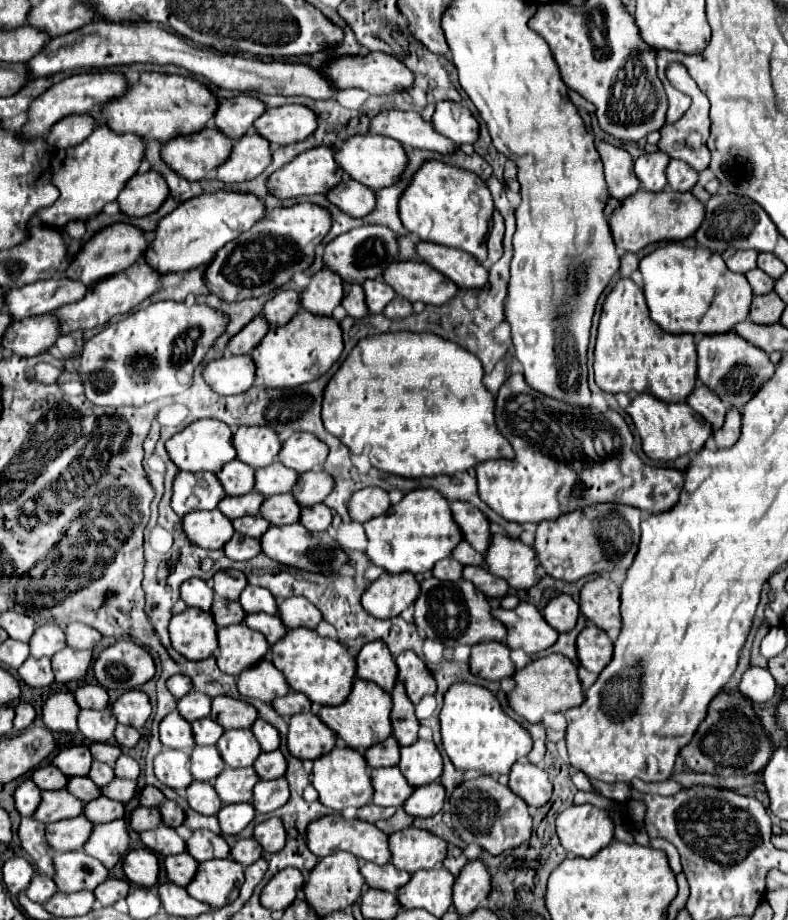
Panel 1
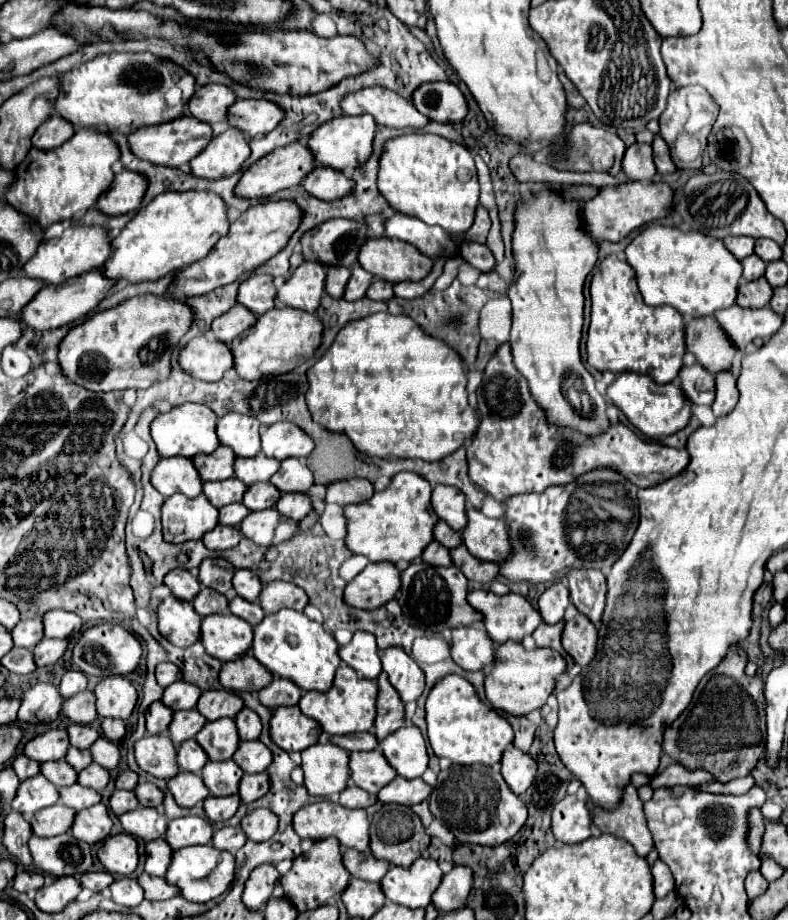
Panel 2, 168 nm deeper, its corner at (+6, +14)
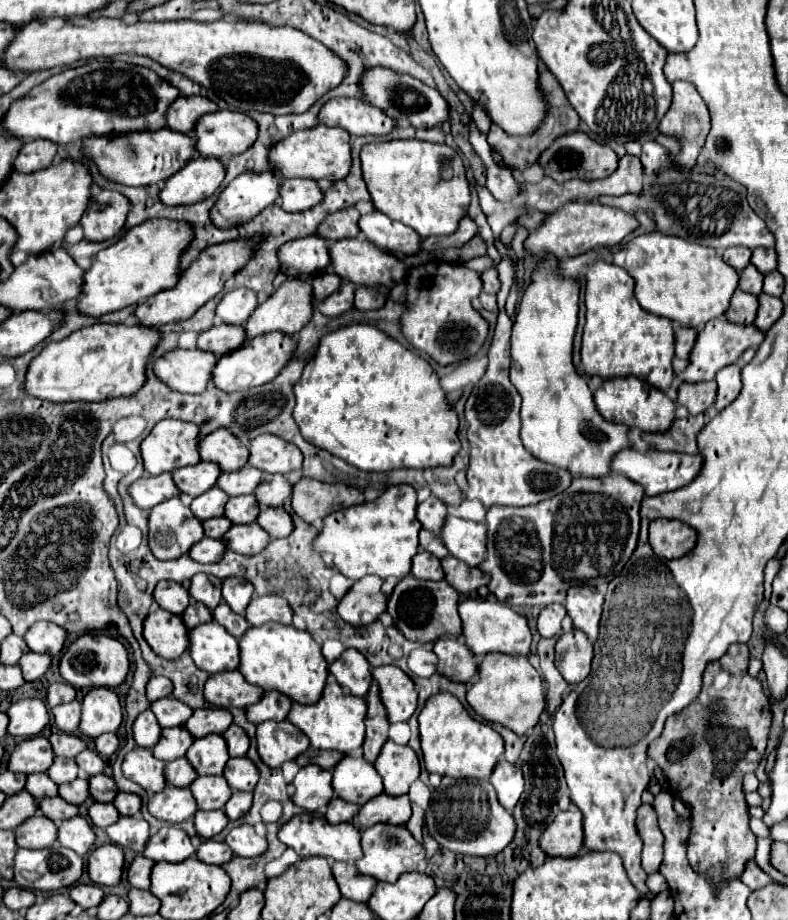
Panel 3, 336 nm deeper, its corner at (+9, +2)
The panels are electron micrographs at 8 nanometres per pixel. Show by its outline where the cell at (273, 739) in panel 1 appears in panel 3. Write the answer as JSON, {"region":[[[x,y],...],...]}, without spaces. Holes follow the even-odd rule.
{"region":[[[232,724],[232,726],[230,726],[222,736],[224,736],[224,740],[226,740],[228,754],[230,754],[232,758],[236,758],[236,756],[246,756],[250,742],[248,742],[246,732],[244,732],[240,726]]]}

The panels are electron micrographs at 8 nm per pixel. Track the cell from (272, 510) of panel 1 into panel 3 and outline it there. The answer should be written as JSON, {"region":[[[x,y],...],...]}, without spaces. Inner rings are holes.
{"region":[[[252,494],[230,498],[226,508],[224,508],[224,516],[232,524],[250,524],[250,522],[254,522],[256,512],[260,512],[260,506],[256,504],[256,498]]]}

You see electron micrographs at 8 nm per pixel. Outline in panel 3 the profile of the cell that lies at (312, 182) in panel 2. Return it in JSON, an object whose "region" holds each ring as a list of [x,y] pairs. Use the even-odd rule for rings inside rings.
{"region":[[[280,180],[280,208],[300,212],[320,202],[322,188],[314,180]]]}

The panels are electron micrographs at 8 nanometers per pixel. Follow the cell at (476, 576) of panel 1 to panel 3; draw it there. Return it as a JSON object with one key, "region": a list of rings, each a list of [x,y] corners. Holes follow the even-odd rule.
{"region":[[[446,556],[442,560],[442,568],[446,574],[446,582],[452,584],[462,594],[474,594],[480,586],[488,584],[488,578],[478,568],[464,564],[454,556]]]}

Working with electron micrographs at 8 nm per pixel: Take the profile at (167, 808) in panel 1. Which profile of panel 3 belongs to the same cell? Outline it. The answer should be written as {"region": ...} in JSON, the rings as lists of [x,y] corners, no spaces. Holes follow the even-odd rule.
{"region":[[[118,792],[116,798],[112,800],[114,808],[124,814],[124,816],[136,816],[140,812],[140,798],[136,794],[128,794],[128,792]]]}

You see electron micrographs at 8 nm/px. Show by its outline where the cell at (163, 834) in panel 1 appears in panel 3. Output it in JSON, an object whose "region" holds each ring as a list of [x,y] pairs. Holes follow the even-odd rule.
{"region":[[[120,816],[116,824],[106,828],[106,834],[114,844],[140,852],[148,842],[150,826],[142,816]]]}

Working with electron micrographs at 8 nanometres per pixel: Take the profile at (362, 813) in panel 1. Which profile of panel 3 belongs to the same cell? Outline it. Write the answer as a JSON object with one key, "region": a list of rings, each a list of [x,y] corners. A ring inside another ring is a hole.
{"region":[[[332,798],[328,802],[328,812],[326,812],[326,820],[330,820],[332,824],[340,824],[340,822],[350,822],[352,816],[358,812],[360,806],[356,804],[348,804],[340,798]]]}

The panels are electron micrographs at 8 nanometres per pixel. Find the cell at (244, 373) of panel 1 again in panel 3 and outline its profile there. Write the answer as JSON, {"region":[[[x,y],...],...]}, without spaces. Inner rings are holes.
{"region":[[[170,350],[152,366],[156,378],[176,392],[196,394],[208,386],[208,372],[216,356],[204,350]]]}

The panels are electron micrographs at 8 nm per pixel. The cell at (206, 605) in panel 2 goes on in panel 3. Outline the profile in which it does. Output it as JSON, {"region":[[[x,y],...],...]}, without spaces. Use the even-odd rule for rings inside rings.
{"region":[[[192,602],[184,612],[182,612],[182,620],[186,624],[188,630],[200,626],[200,624],[206,624],[212,620],[212,612],[208,608],[204,608],[204,604],[200,602]]]}

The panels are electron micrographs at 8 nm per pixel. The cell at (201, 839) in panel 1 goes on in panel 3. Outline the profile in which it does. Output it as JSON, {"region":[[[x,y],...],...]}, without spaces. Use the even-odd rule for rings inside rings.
{"region":[[[166,824],[156,834],[152,834],[142,852],[142,856],[150,860],[156,860],[156,862],[164,860],[164,862],[174,862],[174,864],[194,854],[196,854],[196,848],[192,846],[188,834],[174,824]]]}

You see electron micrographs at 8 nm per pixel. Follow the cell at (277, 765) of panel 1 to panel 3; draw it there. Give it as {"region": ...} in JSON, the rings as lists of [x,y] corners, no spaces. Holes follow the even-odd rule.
{"region":[[[230,758],[224,768],[224,778],[232,790],[252,792],[258,780],[258,772],[248,758]]]}

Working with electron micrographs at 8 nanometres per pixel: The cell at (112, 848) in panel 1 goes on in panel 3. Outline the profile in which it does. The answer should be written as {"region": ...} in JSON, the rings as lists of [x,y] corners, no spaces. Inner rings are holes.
{"region":[[[74,816],[68,820],[62,820],[58,826],[58,842],[66,848],[72,848],[76,854],[84,856],[90,846],[94,846],[94,832],[86,818]]]}

